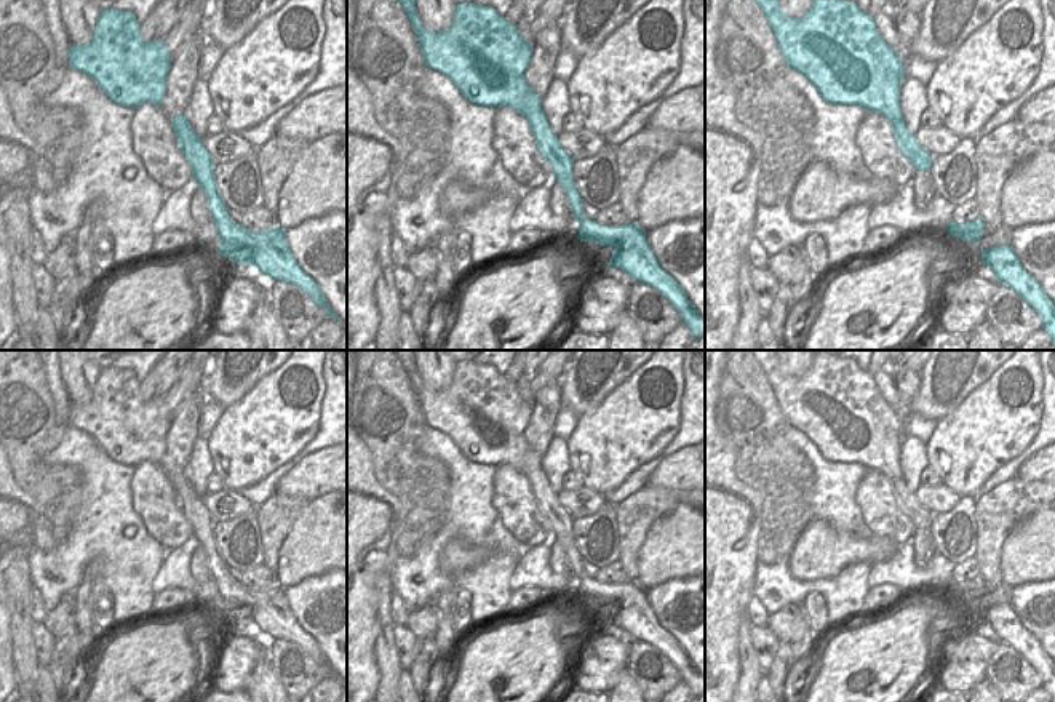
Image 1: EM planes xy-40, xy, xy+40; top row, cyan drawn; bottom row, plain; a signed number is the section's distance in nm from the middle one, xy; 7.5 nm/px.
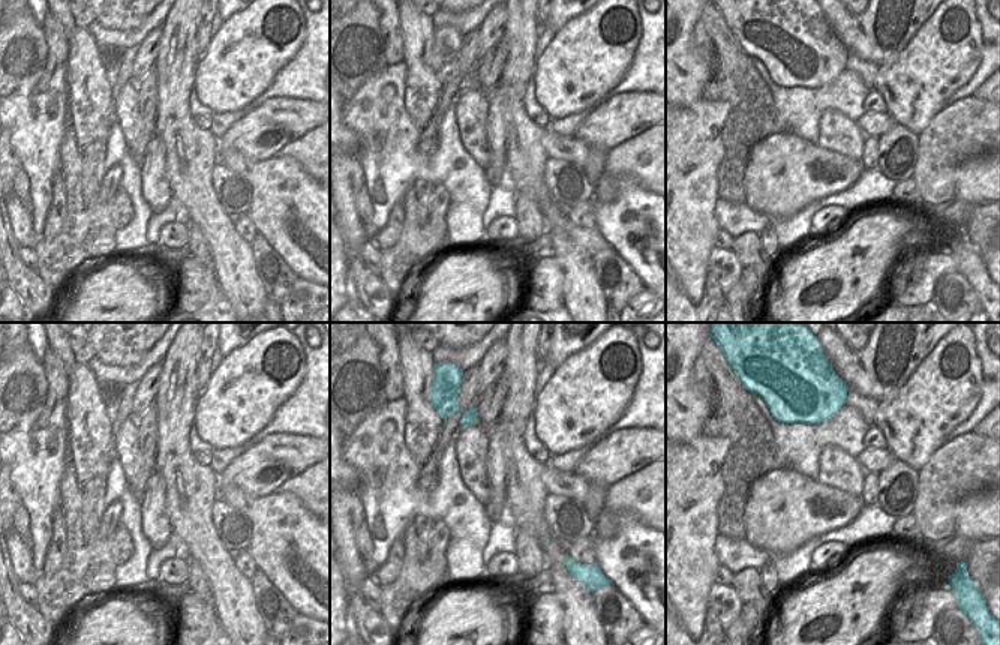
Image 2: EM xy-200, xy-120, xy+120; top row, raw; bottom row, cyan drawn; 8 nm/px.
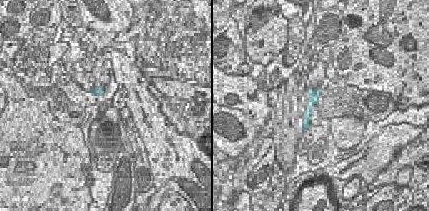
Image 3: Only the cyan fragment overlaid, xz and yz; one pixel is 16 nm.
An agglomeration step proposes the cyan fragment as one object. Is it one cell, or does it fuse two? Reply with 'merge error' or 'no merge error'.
no merge error

